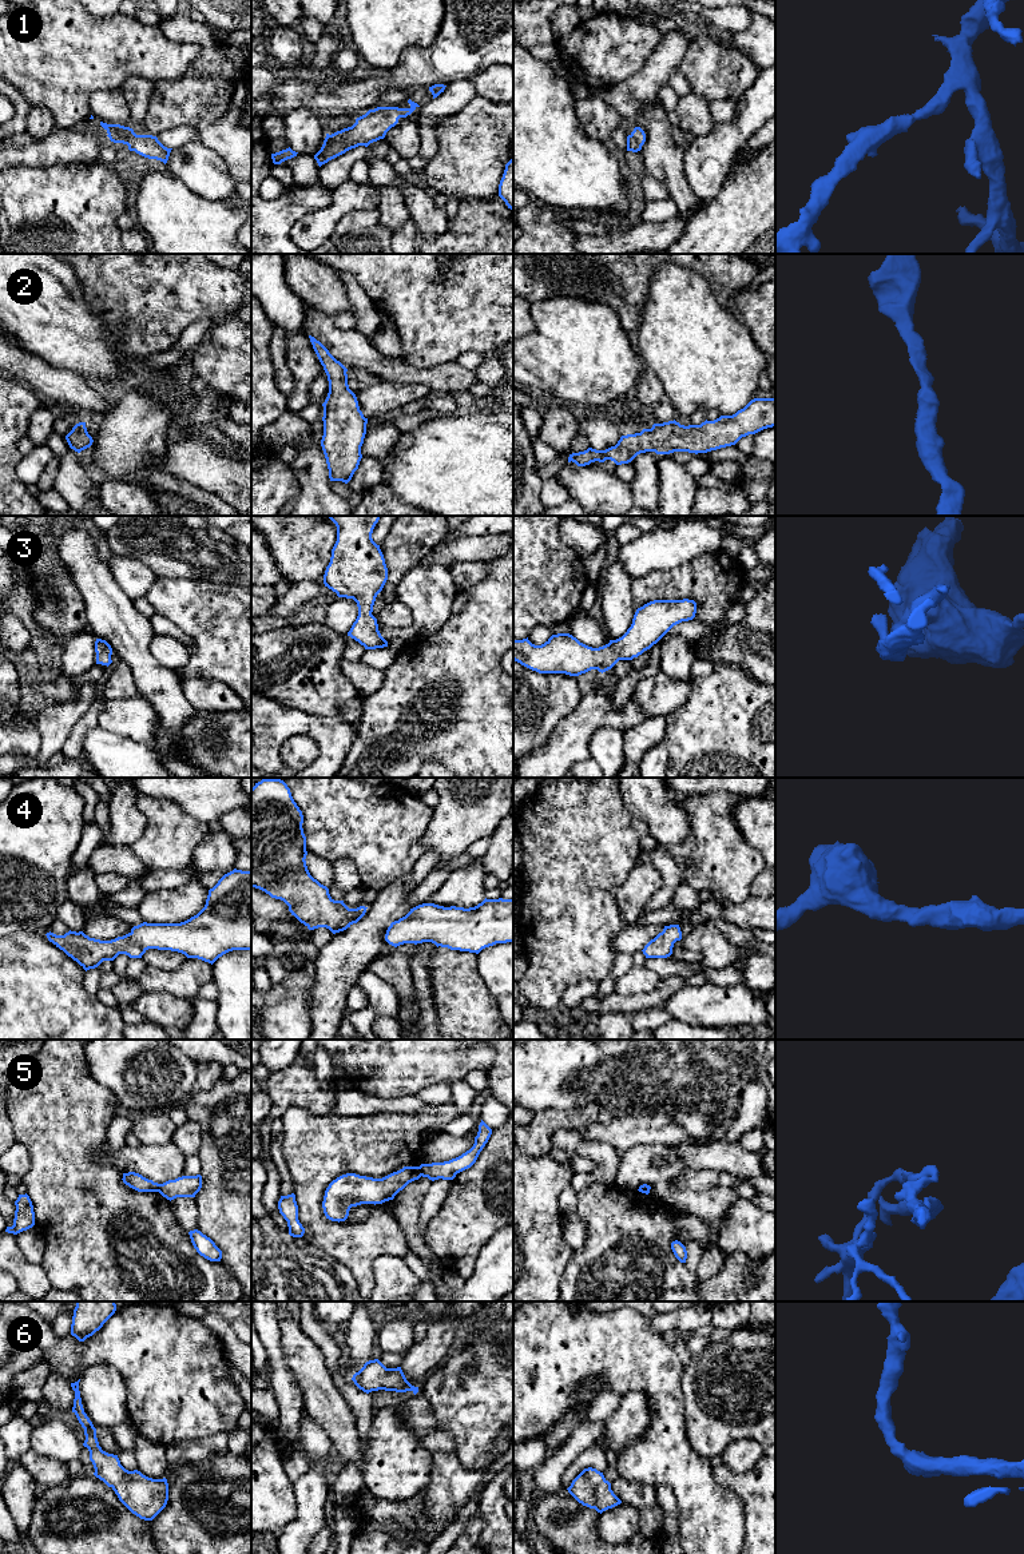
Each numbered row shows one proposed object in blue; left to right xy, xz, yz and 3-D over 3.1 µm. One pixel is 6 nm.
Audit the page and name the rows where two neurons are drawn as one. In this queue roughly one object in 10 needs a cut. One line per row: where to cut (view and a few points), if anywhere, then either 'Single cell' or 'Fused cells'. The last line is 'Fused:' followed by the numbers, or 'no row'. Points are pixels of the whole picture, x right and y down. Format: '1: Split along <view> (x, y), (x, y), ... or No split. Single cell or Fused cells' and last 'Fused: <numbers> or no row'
1: No split. Single cell
2: No split. Single cell
3: No split. Single cell
4: No split. Single cell
5: Split along xz (419, 1167), (421, 1175). Fused cells
6: No split. Single cell
Fused: 5

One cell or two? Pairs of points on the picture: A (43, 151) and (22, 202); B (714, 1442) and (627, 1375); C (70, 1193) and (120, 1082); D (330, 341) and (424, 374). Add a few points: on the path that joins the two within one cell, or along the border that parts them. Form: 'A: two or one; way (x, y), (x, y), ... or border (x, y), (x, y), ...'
A: two; border (67, 163), (14, 167)
B: two; border (681, 1388), (685, 1396), (686, 1437), (693, 1450)
C: two; border (91, 1074), (114, 1095), (119, 1105)
D: one; way (353, 349), (378, 365), (401, 373)

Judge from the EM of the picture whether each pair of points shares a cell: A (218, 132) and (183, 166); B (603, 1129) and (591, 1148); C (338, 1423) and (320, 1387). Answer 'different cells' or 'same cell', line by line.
A: different cells
B: different cells
C: same cell

